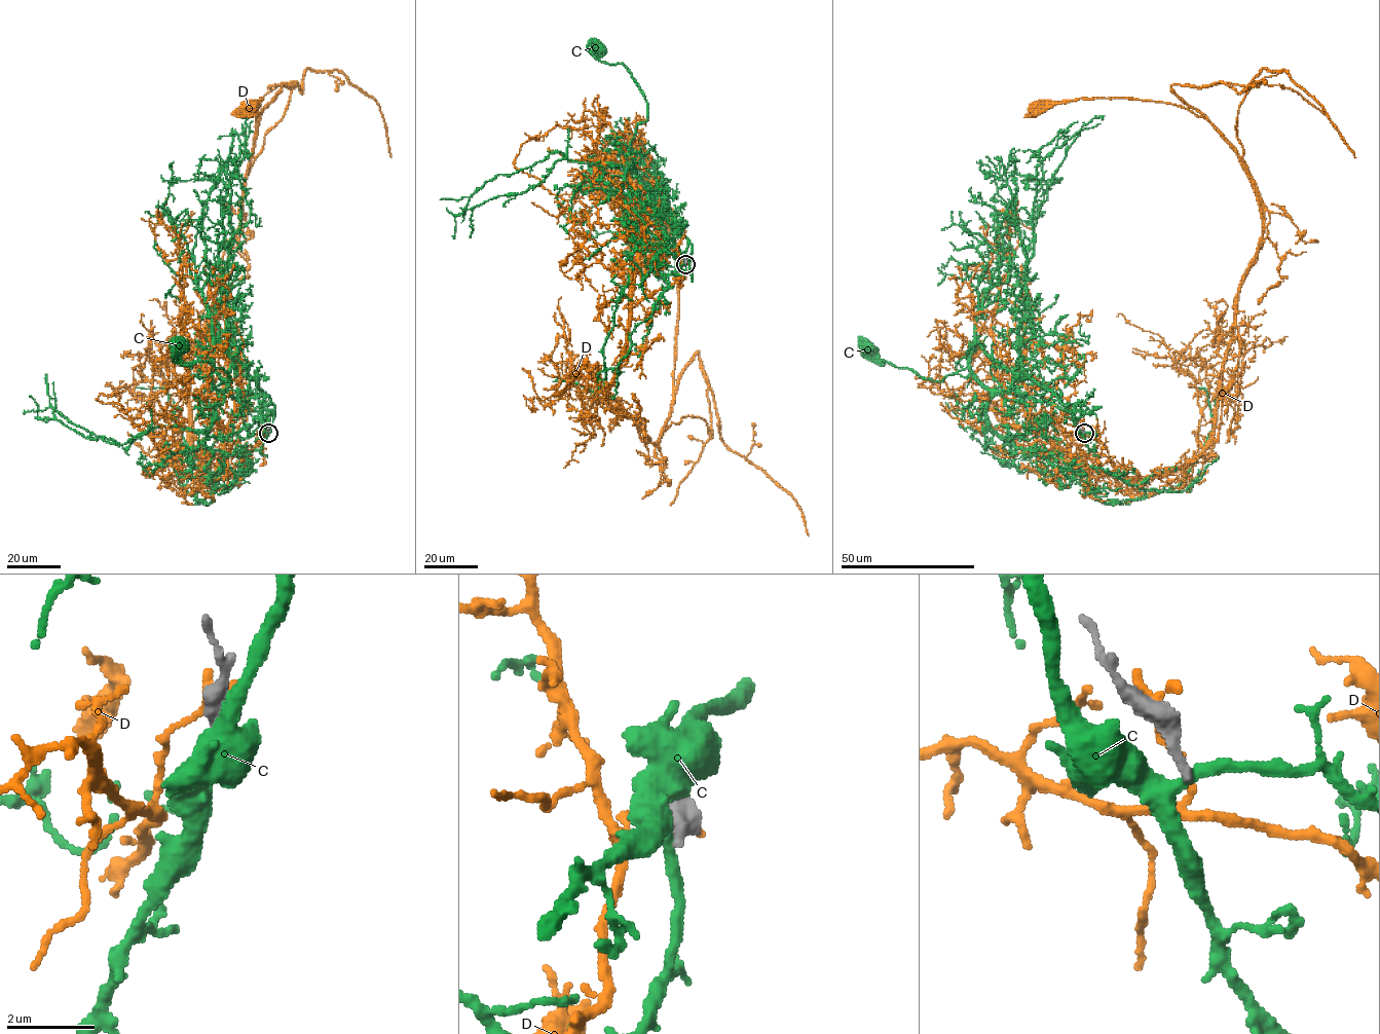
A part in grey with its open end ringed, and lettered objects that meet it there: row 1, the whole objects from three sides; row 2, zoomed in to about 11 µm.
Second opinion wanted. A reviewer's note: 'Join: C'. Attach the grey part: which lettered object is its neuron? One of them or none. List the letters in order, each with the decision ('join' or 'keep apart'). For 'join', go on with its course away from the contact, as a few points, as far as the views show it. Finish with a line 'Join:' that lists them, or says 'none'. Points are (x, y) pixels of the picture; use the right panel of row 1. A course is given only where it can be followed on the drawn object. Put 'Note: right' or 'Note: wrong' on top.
Note: wrong
C: keep apart
D: keep apart
Join: none

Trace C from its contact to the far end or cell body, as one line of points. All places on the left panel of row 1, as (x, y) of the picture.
C: (268, 433), (274, 406), (252, 410), (220, 393), (213, 369), (229, 380), (226, 372), (185, 363), (182, 346)

